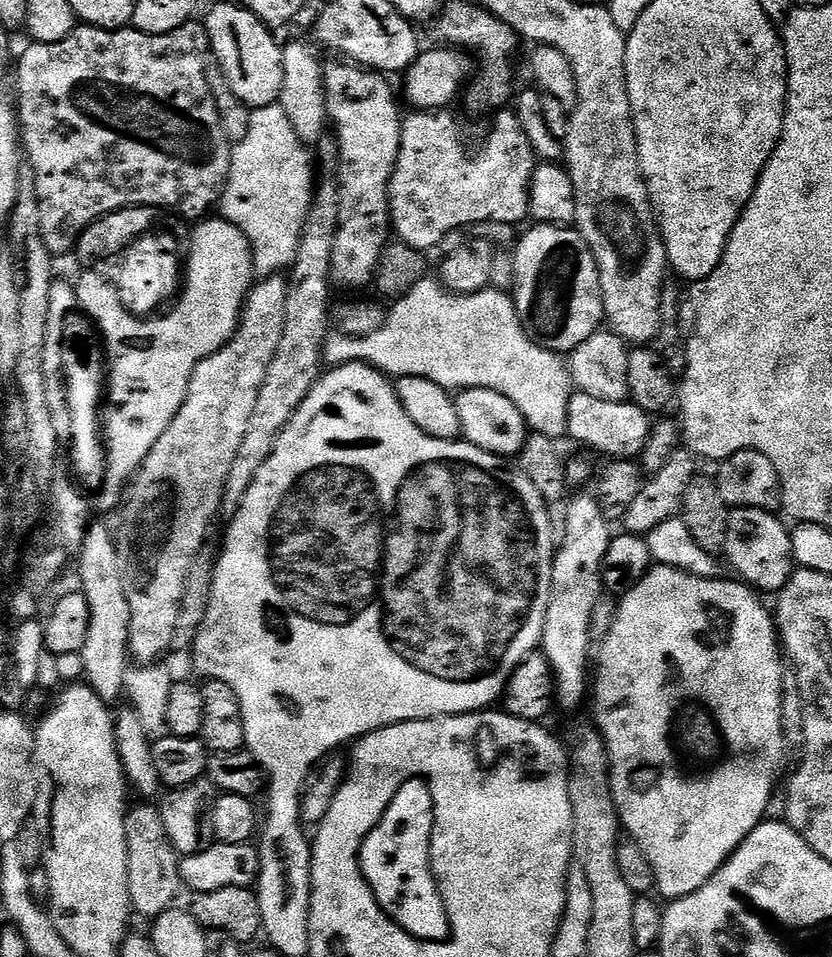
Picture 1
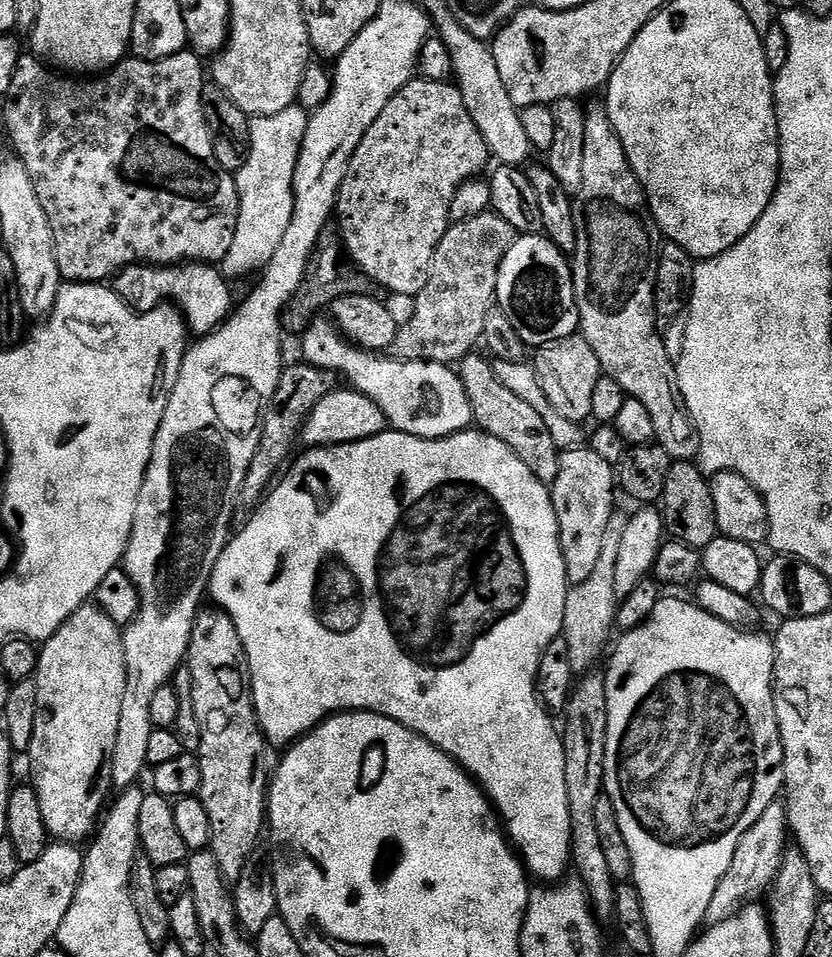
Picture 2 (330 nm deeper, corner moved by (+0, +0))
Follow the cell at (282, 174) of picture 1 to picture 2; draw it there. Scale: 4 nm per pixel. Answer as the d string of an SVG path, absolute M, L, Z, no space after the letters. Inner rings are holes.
M299 106L278 110L278 114L251 117L250 150L246 162L240 171L235 173L236 189L240 199L238 226L234 230L234 243L222 261L224 279L229 282L240 280L251 272L259 273L274 258L278 242L286 235L290 227L290 218L294 214L294 170L298 166L298 154L302 150L302 138L306 134L309 113Z

